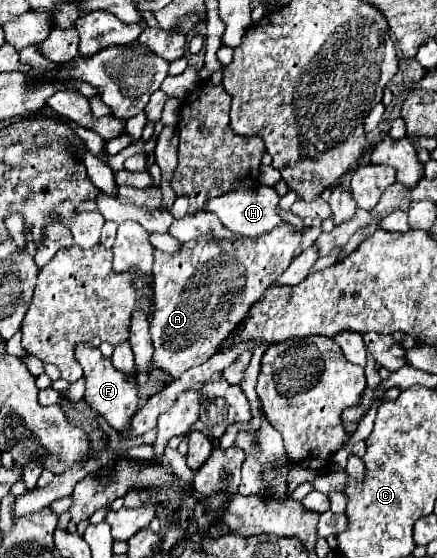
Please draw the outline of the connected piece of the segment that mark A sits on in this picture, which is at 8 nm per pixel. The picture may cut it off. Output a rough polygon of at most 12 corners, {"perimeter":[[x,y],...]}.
{"perimeter":[[301,234],[157,250],[155,368],[207,362]]}

